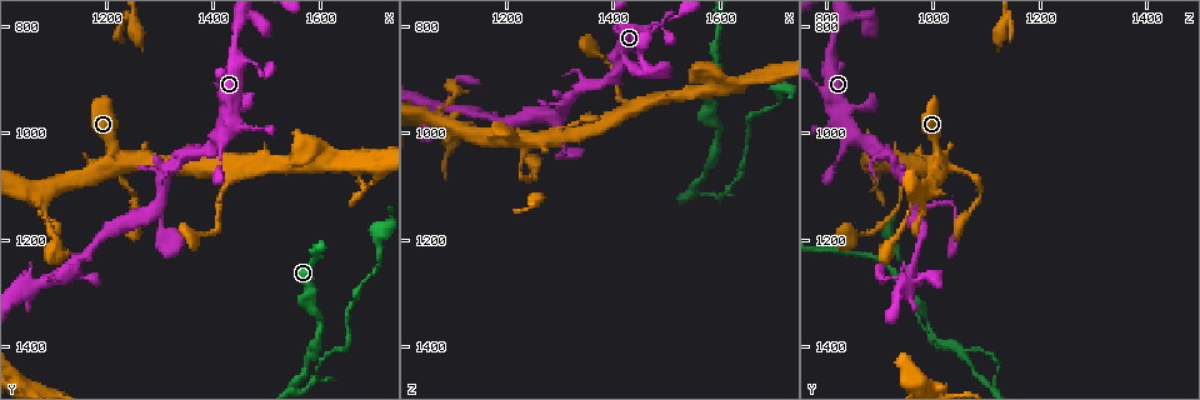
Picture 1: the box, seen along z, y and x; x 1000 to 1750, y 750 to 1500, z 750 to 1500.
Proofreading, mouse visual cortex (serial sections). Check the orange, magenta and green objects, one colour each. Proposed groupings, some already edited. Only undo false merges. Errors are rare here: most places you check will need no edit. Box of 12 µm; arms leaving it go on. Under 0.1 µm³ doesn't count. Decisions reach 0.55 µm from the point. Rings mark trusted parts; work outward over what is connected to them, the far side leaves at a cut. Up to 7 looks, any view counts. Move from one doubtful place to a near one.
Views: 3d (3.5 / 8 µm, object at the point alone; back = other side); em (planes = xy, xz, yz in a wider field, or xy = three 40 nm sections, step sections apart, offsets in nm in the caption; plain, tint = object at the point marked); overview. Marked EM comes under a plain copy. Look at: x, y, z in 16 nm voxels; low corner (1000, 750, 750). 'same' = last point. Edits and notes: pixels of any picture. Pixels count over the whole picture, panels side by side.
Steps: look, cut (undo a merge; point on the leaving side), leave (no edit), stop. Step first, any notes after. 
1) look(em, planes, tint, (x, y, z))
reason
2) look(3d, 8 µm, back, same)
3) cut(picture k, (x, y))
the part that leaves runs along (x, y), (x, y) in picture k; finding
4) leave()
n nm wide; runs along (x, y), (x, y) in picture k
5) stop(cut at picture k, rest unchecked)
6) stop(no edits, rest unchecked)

look(em, xy, step 2, tint, (1410, 1140, 940))
narrows sharply

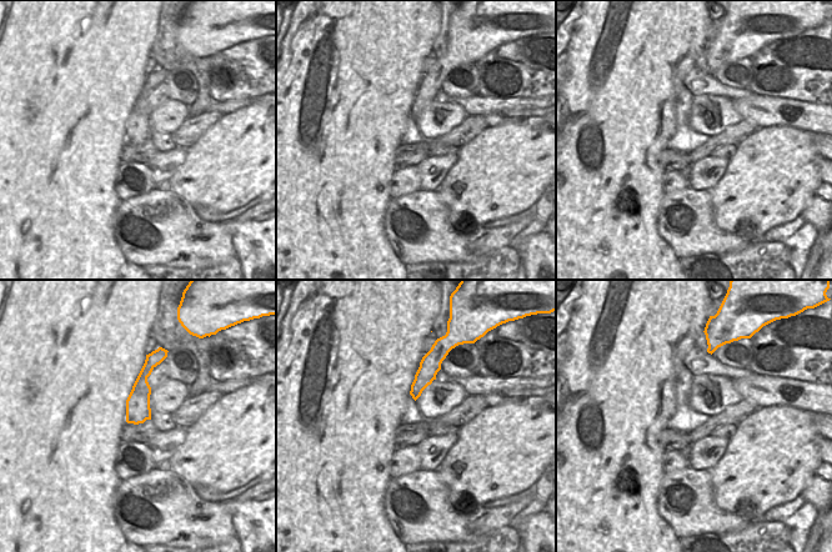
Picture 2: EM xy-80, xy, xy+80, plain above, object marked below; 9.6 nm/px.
look(3d, 3.5 µm, back, same)

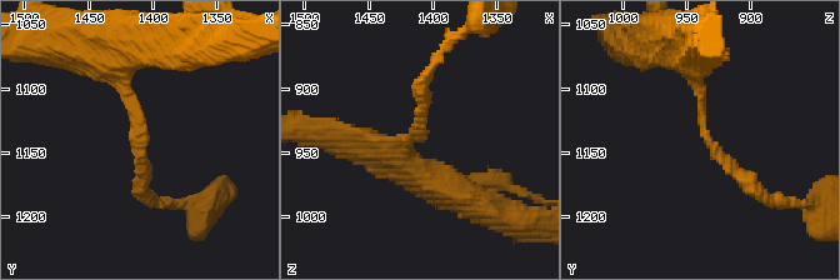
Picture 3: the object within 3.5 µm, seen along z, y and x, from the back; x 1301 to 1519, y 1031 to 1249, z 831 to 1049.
leave()
runs along (679, 61), (701, 95), (708, 141), (761, 195) in picture 3; one cell here

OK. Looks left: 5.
look(3d, 8 µm, (1205, 1065, 1005))
thin neck

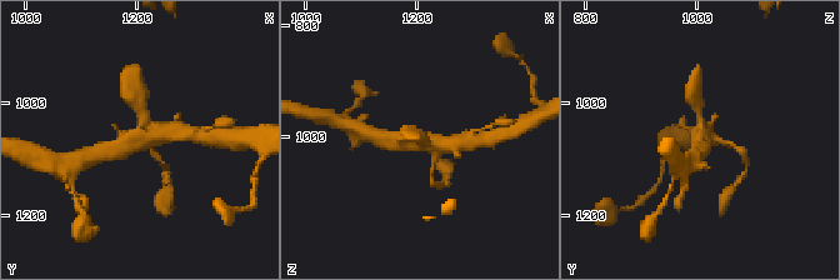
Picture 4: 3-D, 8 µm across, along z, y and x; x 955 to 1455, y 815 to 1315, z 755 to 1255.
look(em, planes, tint, (1200, 1070, 1005))
now the EM

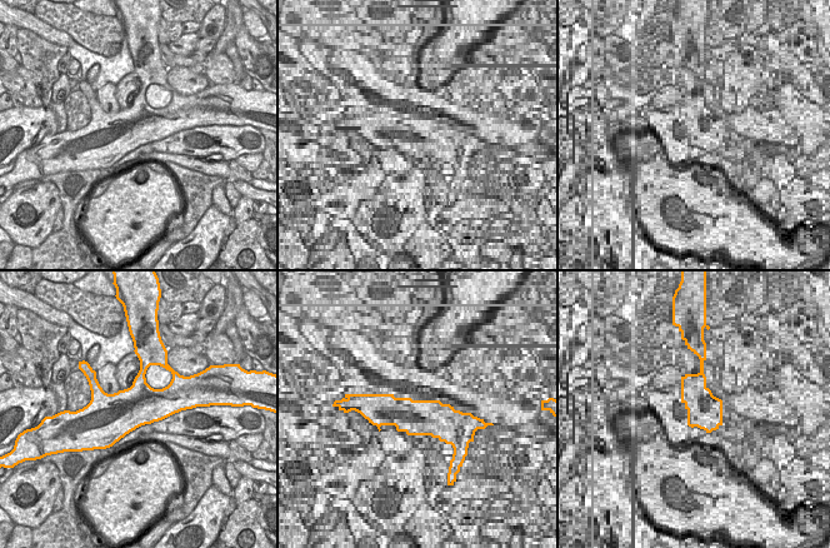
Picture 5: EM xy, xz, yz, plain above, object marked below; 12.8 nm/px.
leave()
runs along (141, 109), (136, 143), (105, 153) in picture 4; one cell here

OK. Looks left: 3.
look(3d, 3.5 µm, (1300, 1175, 1045))
sudden change in width

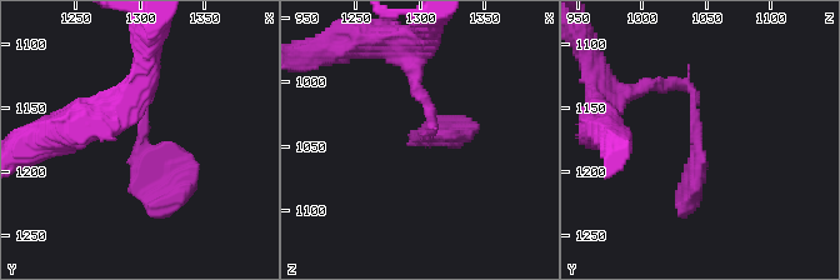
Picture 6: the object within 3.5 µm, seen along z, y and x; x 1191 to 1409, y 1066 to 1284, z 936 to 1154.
look(em, xy, step 2, tint, (1302, 1176, 1044))

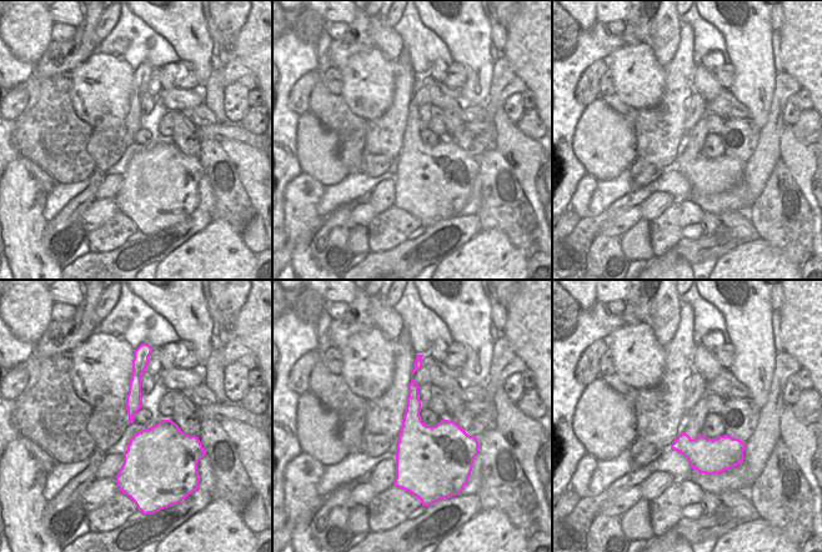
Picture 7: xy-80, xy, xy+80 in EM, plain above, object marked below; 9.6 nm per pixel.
leave()
runs along (145, 85), (141, 154), (164, 181), (164, 215) in picture 6; all the same cell

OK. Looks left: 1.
stop(no edits, rest unchecked)

